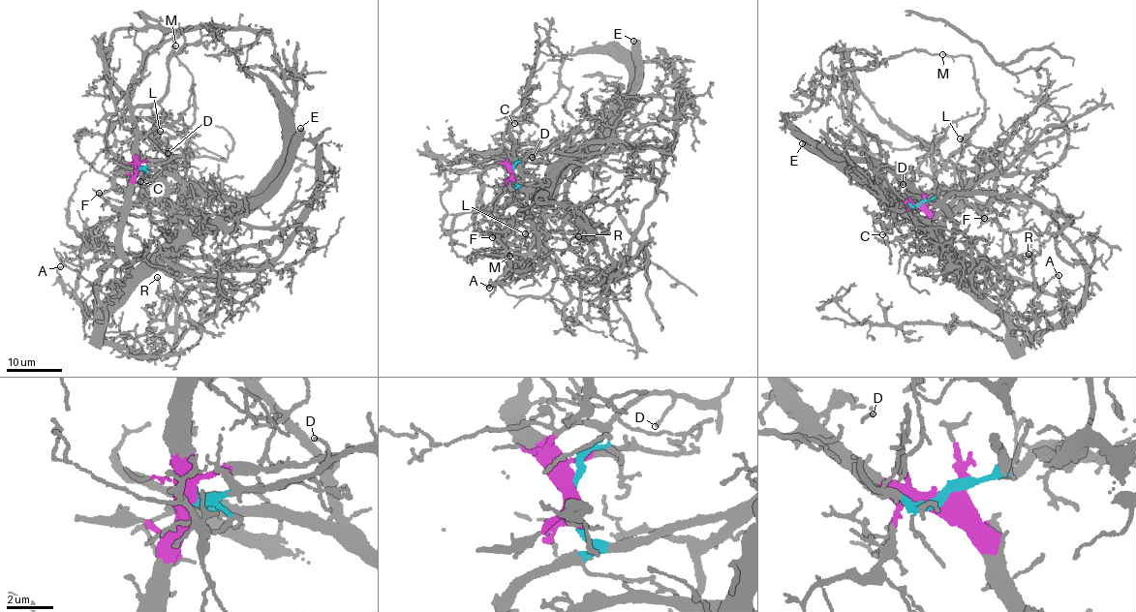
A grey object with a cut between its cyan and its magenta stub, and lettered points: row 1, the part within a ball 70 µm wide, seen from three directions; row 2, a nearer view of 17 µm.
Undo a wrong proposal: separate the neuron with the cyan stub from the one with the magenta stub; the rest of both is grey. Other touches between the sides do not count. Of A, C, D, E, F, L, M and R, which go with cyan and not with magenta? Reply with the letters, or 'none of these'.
D, E, F, L, M

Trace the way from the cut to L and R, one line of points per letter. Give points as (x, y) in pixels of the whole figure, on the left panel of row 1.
L: (138, 167), (171, 172), (169, 137), (159, 131)
R: (138, 167), (121, 240), (125, 274), (104, 339), (133, 349), (160, 321), (170, 301), (161, 291), (158, 277)

